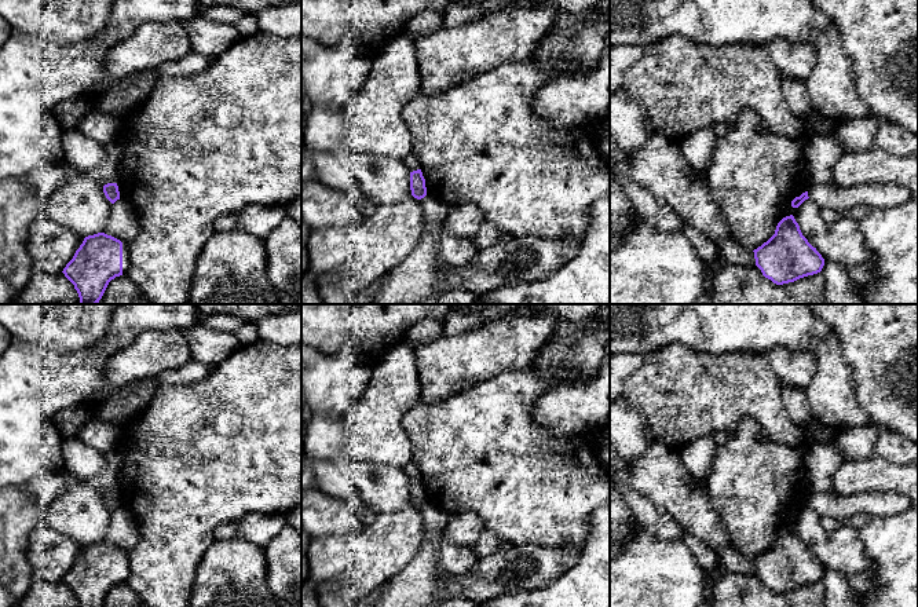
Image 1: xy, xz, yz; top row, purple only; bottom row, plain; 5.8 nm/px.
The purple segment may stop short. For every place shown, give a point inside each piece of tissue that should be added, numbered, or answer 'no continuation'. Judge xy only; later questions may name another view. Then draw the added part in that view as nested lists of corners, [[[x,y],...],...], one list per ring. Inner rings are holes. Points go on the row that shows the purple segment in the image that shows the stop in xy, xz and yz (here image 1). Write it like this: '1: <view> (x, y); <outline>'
1: xy (125, 248); [[[122,244],[122,274],[129,268],[129,245]]]

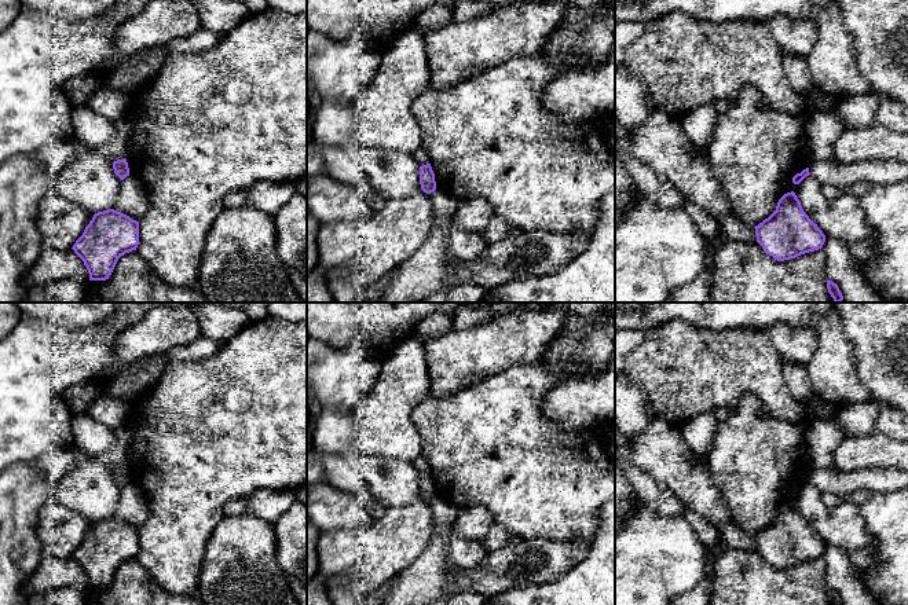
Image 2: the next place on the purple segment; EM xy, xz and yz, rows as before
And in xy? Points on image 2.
no continuation

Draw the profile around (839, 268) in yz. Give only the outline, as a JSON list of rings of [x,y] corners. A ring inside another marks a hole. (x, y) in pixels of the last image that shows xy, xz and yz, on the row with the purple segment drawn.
[[[825,238],[827,280],[838,285],[845,302],[885,302],[854,268],[847,245],[835,238]]]

